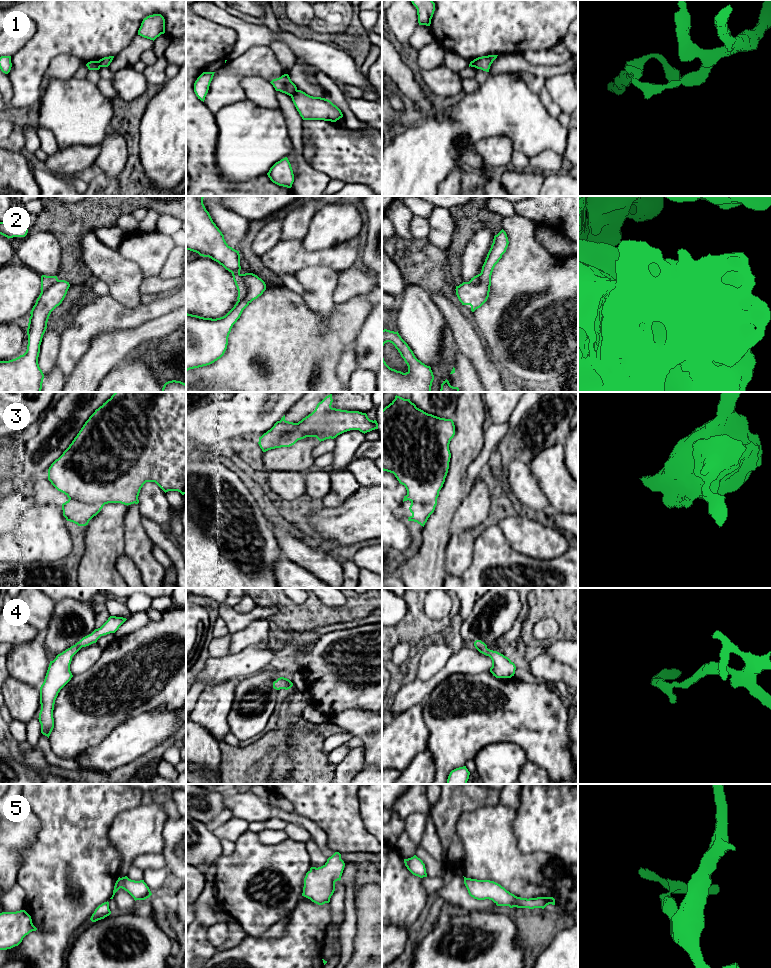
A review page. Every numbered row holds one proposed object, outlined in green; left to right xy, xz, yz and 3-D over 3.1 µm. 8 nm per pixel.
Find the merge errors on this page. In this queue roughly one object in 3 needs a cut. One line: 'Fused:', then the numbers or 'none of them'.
Fused: 1, 2, 3

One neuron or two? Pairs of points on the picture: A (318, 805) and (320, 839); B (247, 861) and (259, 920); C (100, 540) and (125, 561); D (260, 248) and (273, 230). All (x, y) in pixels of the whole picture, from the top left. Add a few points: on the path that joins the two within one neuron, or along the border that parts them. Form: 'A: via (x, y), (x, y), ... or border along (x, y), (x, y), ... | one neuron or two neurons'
A: border along (298, 815), (311, 819), (326, 834), (328, 845) | two neurons
B: via (247, 876), (242, 892), (253, 905) | one neuron
C: border along (124, 552), (116, 562), (116, 568), (122, 577) | two neurons
D: via (261, 244), (269, 234) | one neuron

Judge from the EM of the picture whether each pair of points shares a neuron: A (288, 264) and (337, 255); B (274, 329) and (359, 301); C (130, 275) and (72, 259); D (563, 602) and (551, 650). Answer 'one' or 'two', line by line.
A: one
B: one
C: two
D: two

